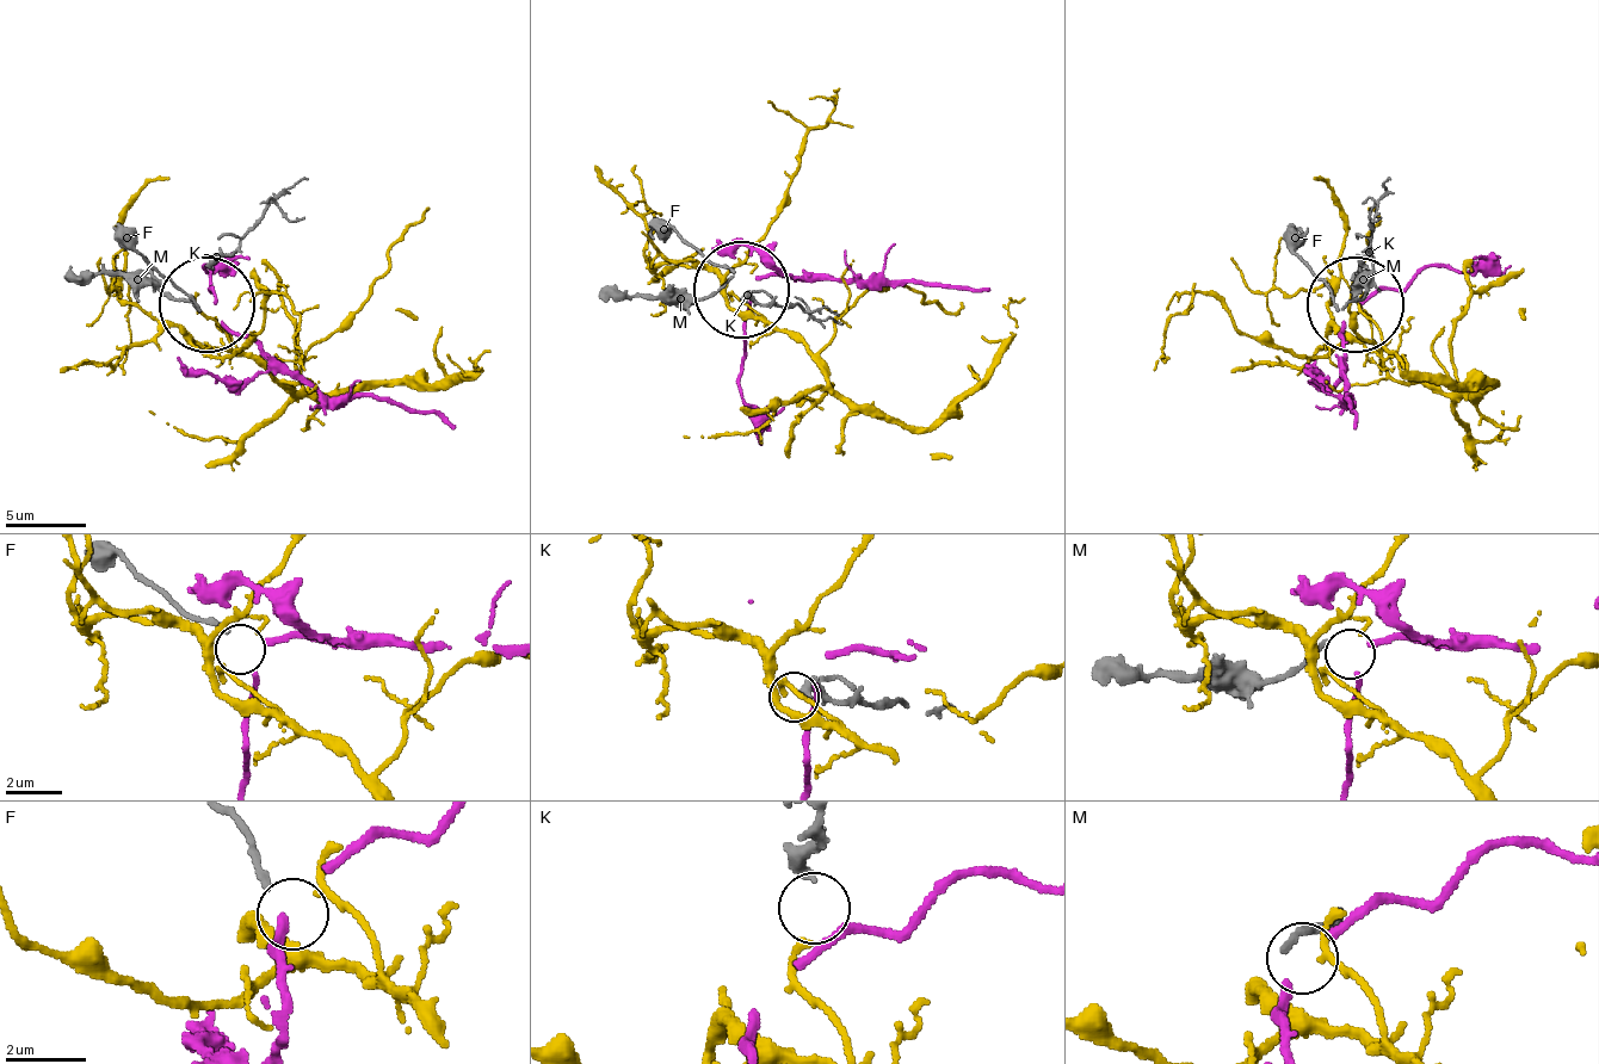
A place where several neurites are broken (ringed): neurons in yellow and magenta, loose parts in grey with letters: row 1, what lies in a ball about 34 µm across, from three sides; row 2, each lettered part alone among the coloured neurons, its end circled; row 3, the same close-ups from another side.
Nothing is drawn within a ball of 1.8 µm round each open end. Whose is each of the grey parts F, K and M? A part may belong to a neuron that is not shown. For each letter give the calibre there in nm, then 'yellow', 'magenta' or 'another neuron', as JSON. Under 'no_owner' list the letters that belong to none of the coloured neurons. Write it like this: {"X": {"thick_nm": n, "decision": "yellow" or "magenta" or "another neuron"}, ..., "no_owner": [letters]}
{"F": {"thick_nm": 180, "decision": "another neuron"}, "K": {"thick_nm": 400, "decision": "yellow"}, "M": {"thick_nm": 170, "decision": "magenta"}, "no_owner": ["F"]}

